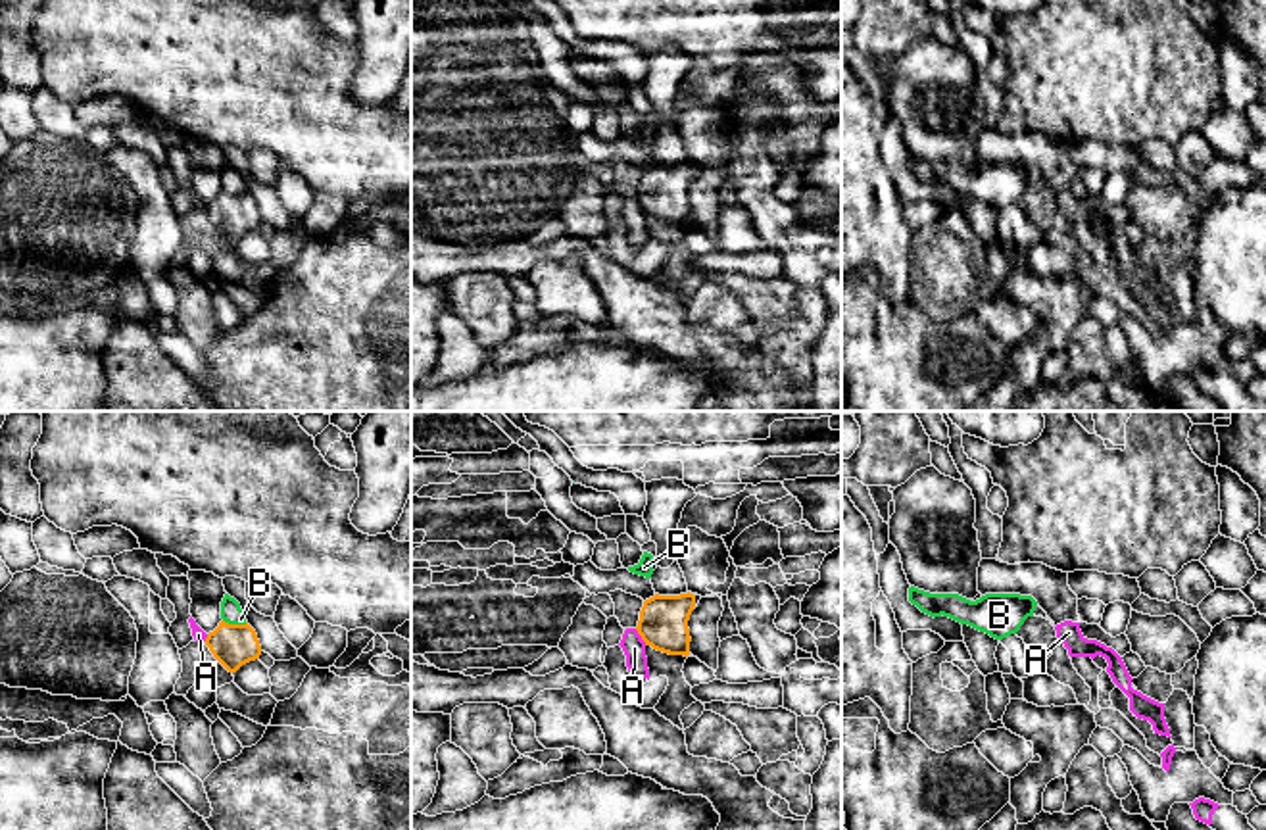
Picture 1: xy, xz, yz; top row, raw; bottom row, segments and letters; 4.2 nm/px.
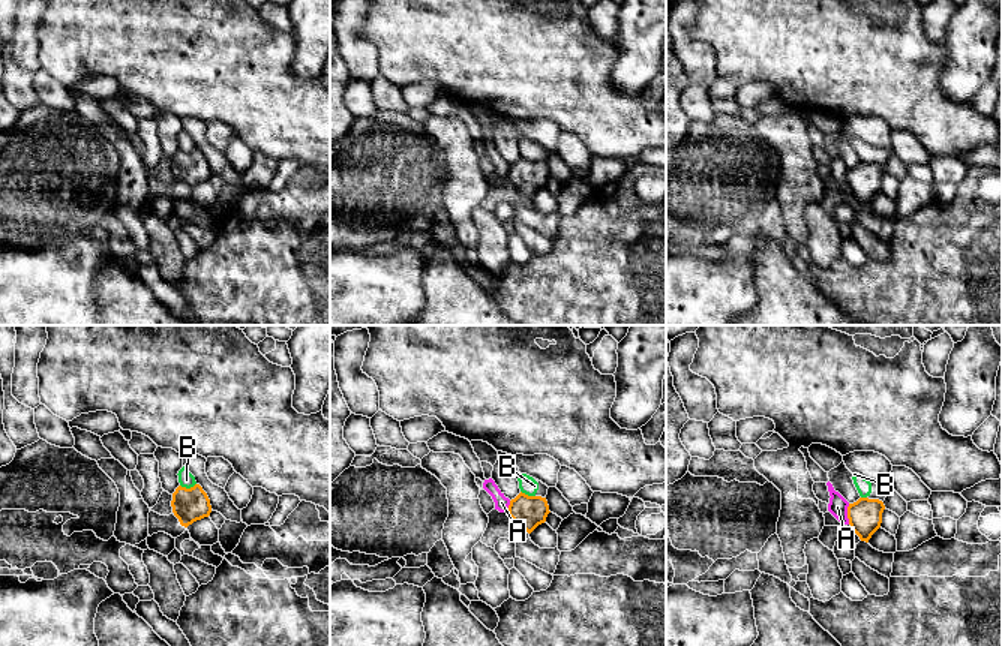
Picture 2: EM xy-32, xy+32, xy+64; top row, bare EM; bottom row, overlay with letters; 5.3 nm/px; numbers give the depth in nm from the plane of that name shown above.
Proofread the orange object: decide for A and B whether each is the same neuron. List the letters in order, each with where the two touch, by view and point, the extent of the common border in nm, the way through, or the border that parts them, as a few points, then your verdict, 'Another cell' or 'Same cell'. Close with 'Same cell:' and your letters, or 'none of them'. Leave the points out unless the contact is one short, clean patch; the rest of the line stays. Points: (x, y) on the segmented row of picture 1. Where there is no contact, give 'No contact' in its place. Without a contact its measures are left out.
A: Touches orange at xz (640, 634). Shared border 90 nm. Path across: xz (663, 619), (652, 631), (640, 634), (634, 648). Same cell
B: Touches orange at xy (235, 625). Shared border 110 nm. Boundary: xy (223, 619), (246, 623). Another cell
Same cell: A

